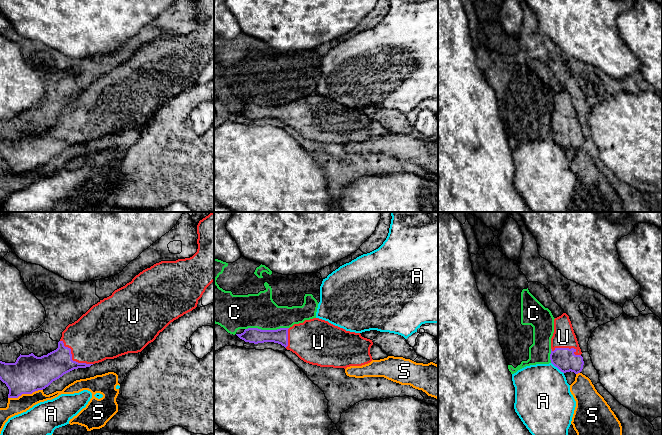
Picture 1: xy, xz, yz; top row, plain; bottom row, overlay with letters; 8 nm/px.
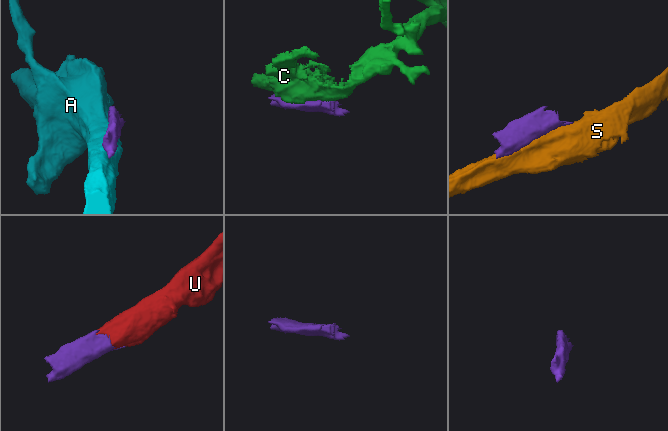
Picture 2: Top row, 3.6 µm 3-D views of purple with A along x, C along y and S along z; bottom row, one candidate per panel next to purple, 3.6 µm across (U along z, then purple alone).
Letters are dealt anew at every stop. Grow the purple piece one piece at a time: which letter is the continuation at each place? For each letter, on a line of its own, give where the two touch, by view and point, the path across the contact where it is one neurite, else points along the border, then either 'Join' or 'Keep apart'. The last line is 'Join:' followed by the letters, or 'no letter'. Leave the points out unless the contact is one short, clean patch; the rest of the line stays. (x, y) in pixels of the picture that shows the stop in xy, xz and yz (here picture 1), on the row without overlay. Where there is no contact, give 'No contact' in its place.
A: Touches purple at yz (557, 143). Keep apart
C: Touches purple at xz (266, 106). Keep apart
S: Touches purple at xy (25, 169). Keep apart
U: Touches purple at xy (71, 135). Join
Join: U

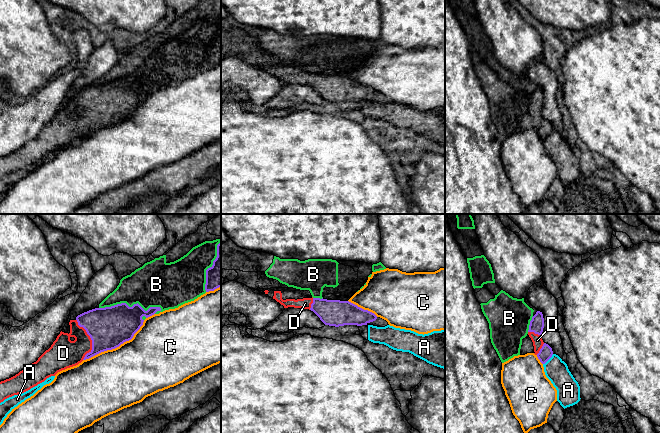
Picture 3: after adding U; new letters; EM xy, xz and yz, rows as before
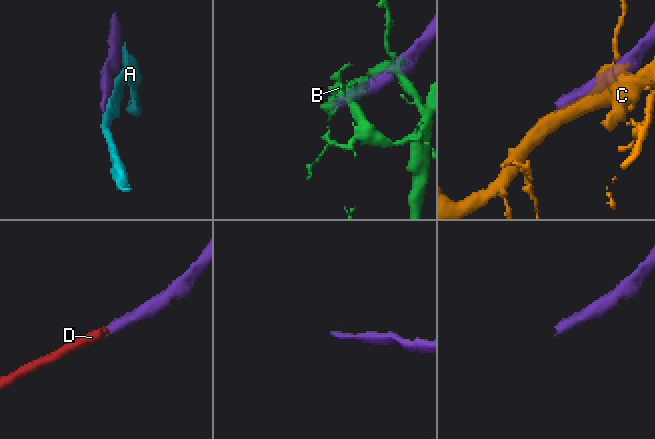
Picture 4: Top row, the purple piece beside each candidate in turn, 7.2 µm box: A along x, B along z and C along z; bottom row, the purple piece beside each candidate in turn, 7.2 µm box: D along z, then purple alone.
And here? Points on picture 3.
A: Touches purple at yz (548, 135). Keep apart
B: Touches purple at xy (132, 82). Keep apart
C: Touches purple at xy (116, 123). Keep apart
D: Touches purple at xy (91, 115). Path across: xy (109, 103), (101, 105), (91, 115), (82, 124), (64, 129). Join
Join: D

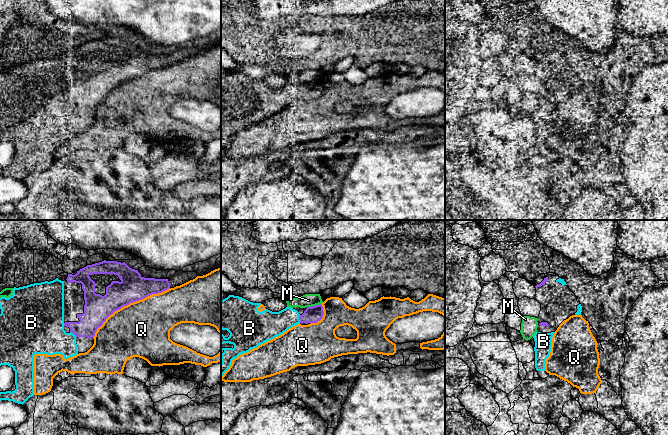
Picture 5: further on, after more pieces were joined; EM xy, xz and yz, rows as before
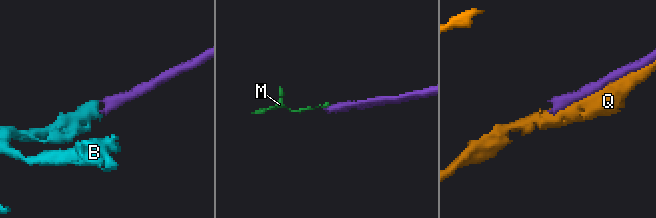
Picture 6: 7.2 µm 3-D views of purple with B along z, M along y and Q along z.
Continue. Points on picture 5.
B: Touches purple at xz (299, 95). Join
M: Touches purple at xz (314, 82). Keep apart
Q: Touches purple at xy (128, 80). Keep apart
Join: B

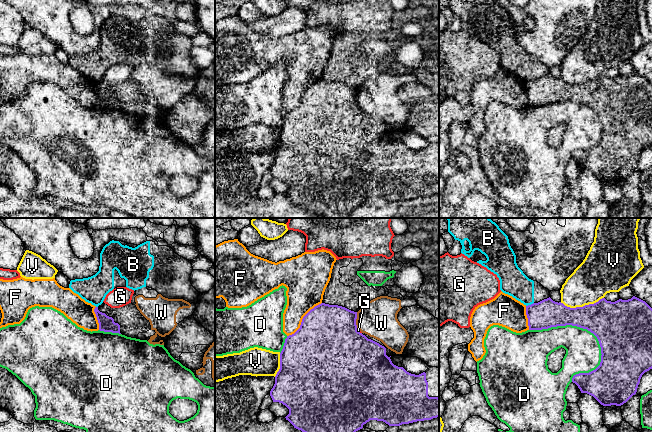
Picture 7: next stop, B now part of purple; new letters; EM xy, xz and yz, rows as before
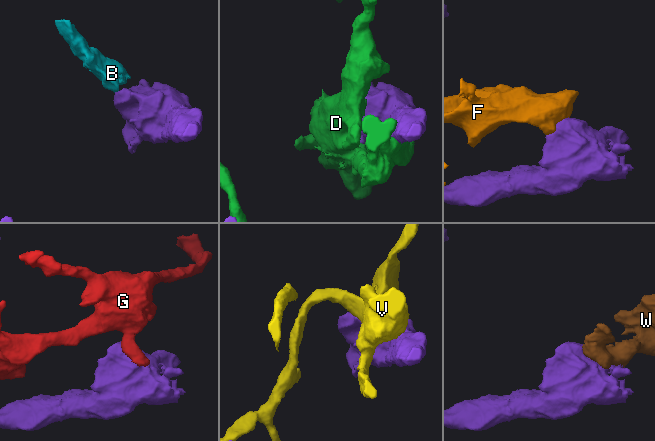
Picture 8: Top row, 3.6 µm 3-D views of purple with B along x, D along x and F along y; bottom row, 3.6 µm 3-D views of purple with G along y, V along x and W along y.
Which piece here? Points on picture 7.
B: Touches purple at yz (529, 81). Boundary: yz (533, 78), (526, 82). Keep apart
D: Touches purple at yz (576, 101). Keep apart
F: Touches purple at xz (302, 95). Keep apart
G: Touches purple at xz (357, 107). Keep apart
V: Touches purple at yz (581, 83). Keep apart
W: Touches purple at xz (355, 96). Keep apart
Join: no letter

